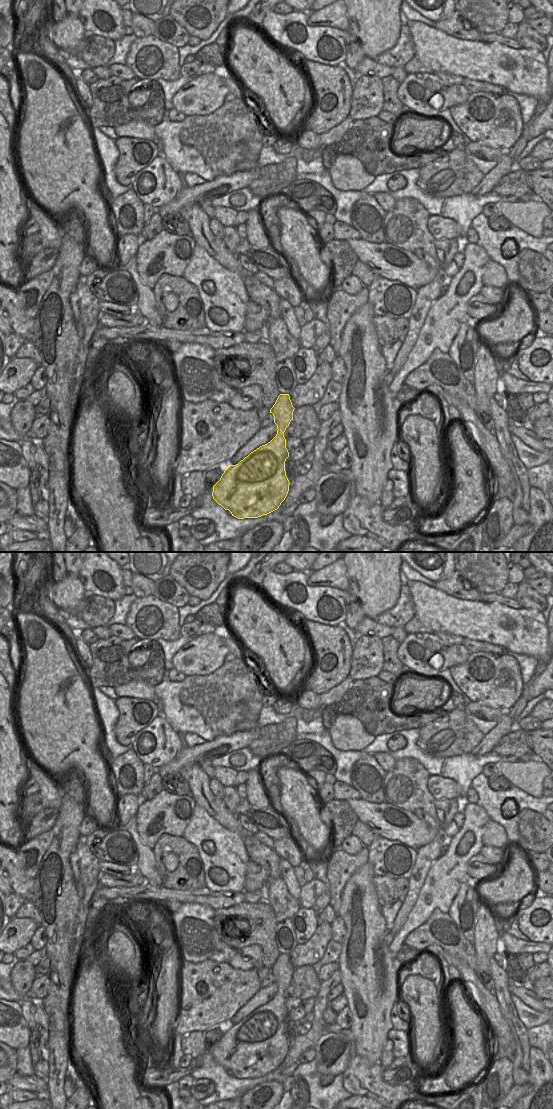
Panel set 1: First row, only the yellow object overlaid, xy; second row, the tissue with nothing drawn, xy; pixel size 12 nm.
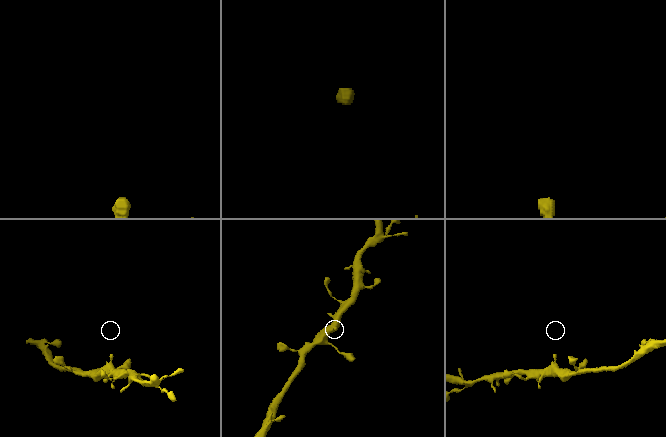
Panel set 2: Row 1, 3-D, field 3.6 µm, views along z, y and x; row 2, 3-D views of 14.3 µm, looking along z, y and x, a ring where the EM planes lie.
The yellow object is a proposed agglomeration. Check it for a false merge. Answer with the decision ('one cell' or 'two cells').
one cell

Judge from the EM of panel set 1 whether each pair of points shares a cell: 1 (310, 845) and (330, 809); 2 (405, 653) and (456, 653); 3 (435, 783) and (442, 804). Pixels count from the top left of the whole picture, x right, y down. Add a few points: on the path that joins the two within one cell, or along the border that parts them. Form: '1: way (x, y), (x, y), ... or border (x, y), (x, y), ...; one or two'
1: border (323, 804), (324, 815), (332, 824), (332, 839); two
2: way (418, 659), (432, 668), (443, 658); one
3: border (435, 798), (450, 799); two

